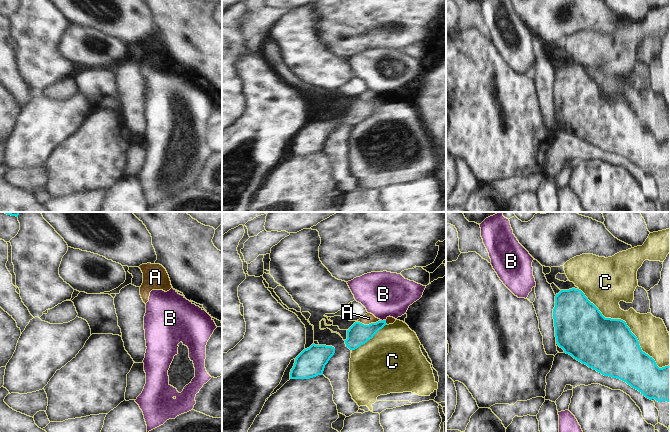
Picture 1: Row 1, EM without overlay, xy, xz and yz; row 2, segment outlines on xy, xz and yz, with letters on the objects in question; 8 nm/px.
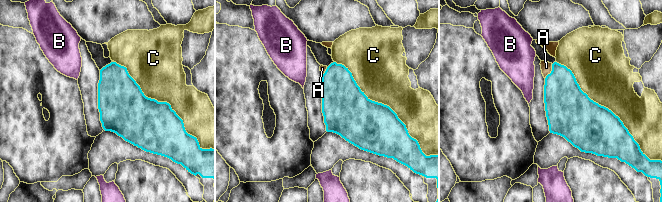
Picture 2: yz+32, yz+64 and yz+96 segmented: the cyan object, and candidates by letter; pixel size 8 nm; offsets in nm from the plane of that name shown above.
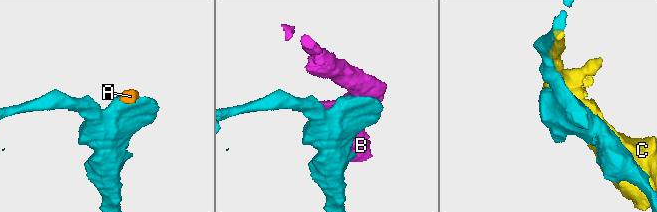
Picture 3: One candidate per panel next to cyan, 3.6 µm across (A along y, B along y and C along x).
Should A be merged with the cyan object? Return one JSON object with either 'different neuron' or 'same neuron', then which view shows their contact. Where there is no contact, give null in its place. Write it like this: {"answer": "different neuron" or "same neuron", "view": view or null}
{"answer": "different neuron", "view": "xz"}

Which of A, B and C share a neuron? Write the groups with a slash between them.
A C / B

